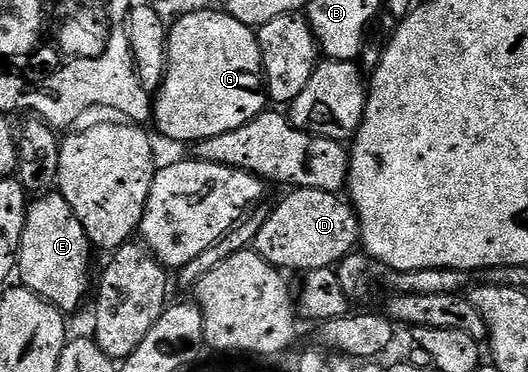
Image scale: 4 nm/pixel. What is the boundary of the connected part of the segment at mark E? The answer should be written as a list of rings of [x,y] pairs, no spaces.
[[[45,193],[29,202],[22,245],[16,258],[18,279],[23,286],[53,303],[62,313],[76,311],[88,295],[88,286],[94,283],[92,254],[94,248],[86,229],[82,229],[82,221],[78,221],[66,197]]]

